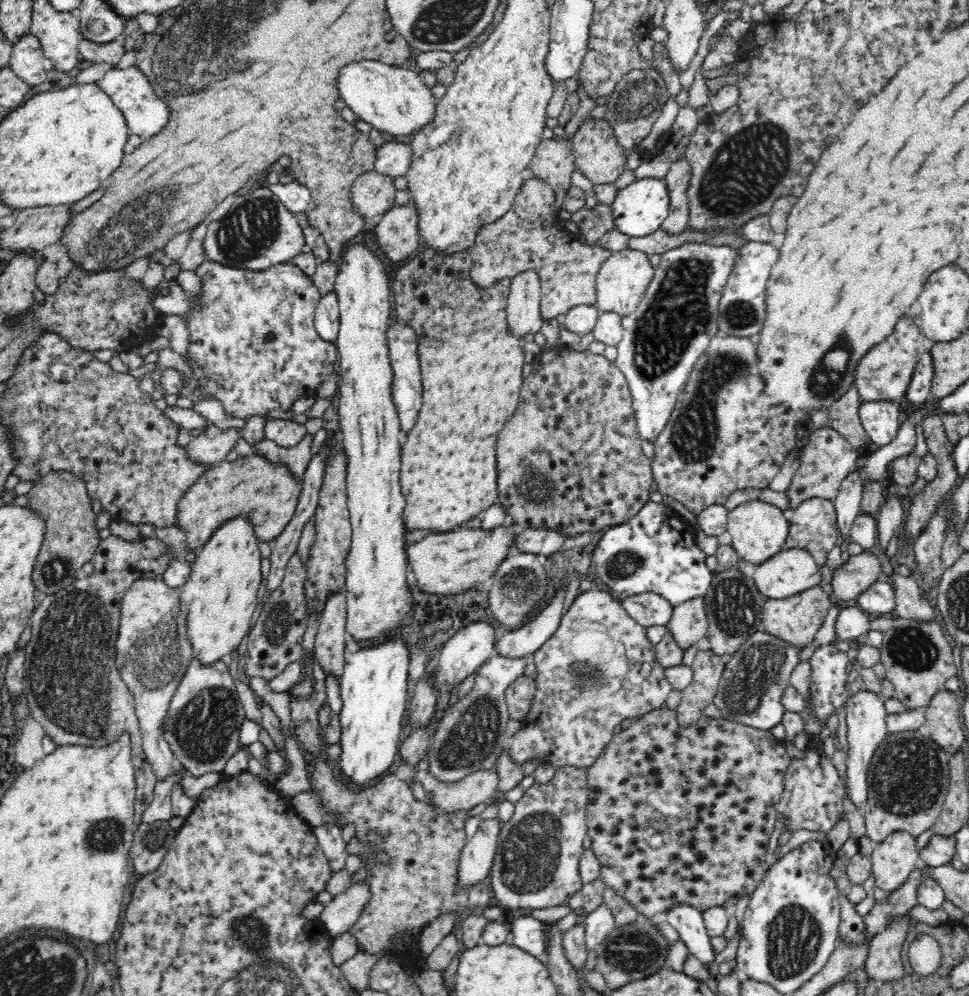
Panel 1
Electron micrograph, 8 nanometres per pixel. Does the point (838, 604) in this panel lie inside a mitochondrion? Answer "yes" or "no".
no

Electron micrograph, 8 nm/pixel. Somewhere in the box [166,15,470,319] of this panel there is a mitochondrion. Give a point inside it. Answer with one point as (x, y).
(250, 229)

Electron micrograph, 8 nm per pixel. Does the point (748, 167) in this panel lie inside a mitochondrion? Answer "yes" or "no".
yes

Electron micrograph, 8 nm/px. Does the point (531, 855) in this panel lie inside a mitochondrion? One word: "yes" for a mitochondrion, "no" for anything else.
yes

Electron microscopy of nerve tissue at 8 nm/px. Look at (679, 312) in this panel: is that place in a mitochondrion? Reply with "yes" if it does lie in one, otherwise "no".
yes

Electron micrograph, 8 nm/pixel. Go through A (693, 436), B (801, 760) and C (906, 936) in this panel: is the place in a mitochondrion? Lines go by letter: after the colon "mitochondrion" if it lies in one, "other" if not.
A: mitochondrion
B: other
C: other

